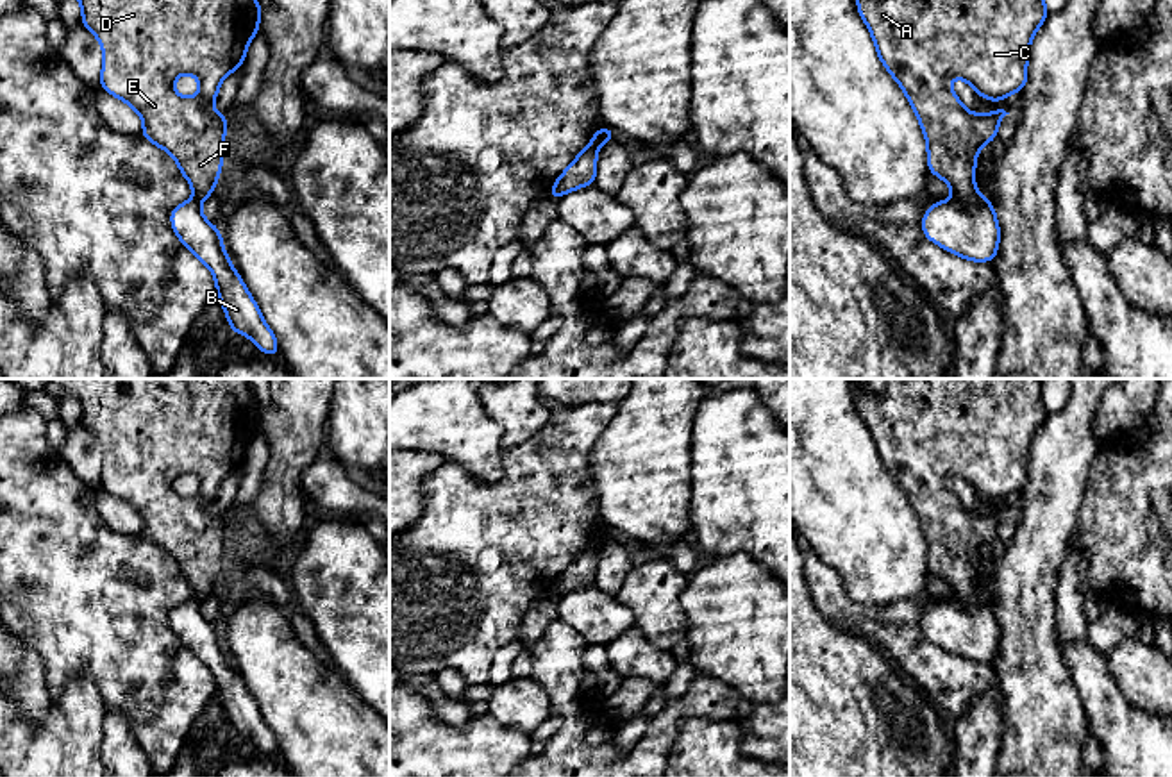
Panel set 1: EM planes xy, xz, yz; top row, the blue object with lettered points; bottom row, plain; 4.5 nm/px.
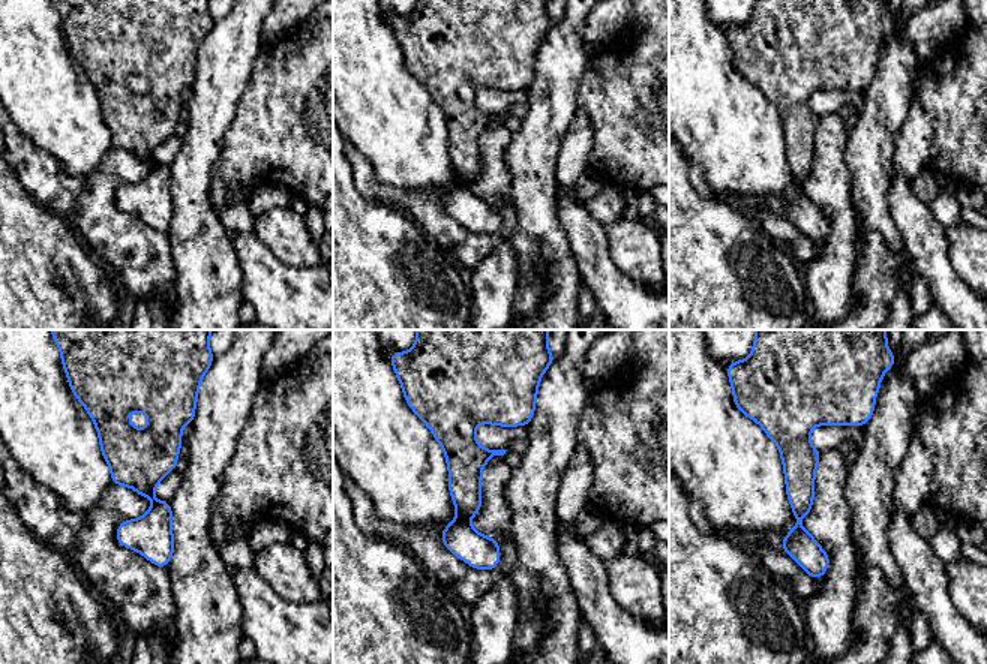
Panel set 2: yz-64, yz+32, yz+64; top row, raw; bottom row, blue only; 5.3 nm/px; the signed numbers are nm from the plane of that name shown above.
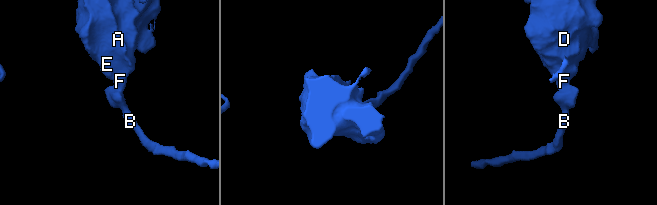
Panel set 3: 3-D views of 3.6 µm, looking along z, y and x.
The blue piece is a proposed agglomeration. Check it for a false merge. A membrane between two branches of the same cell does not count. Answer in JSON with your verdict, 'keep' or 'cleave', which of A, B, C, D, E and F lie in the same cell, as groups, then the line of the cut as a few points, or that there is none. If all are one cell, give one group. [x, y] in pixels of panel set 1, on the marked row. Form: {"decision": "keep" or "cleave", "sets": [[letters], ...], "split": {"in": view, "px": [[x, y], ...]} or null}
{"decision": "cleave", "sets": [["A", "C", "D", "E", "F"], ["B"]], "split": {"in": "yz", "px": [[974, 192], [967, 199], [953, 199]]}}

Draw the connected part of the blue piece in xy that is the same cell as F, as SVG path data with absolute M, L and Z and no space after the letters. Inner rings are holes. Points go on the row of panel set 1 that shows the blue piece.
M79 0L82 27L93 32L104 52L100 88L127 102L141 118L141 136L166 150L191 184L195 198L205 200L214 193L223 164L223 141L229 123L227 114L211 109L222 80L241 68L250 39L259 32L263 7L257 0ZM182 73L193 73L200 84L193 98L175 93L173 82Z

